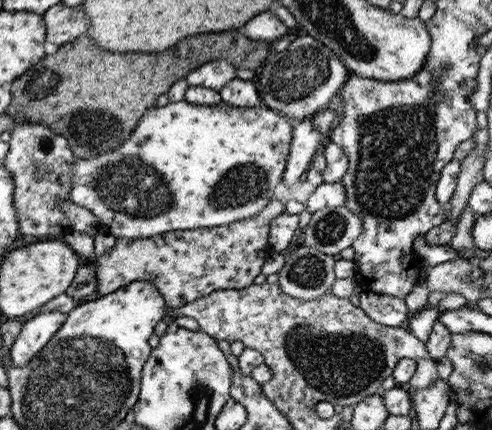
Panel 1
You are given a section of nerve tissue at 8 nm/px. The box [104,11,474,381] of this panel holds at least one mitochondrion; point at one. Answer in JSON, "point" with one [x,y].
{"point":[397,145]}

